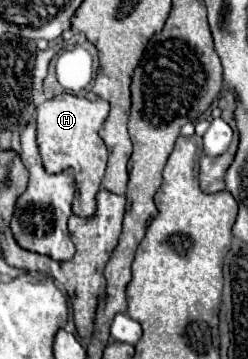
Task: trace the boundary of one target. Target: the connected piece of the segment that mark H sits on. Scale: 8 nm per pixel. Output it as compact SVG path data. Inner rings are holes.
M60 94L52 100L46 100L36 108L36 138L45 170L50 174L62 172L68 168L79 171L76 178L76 194L72 202L72 212L76 216L92 216L96 210L96 192L100 188L104 168L106 168L106 146L98 136L100 126L108 116L106 100L86 100L72 94Z

